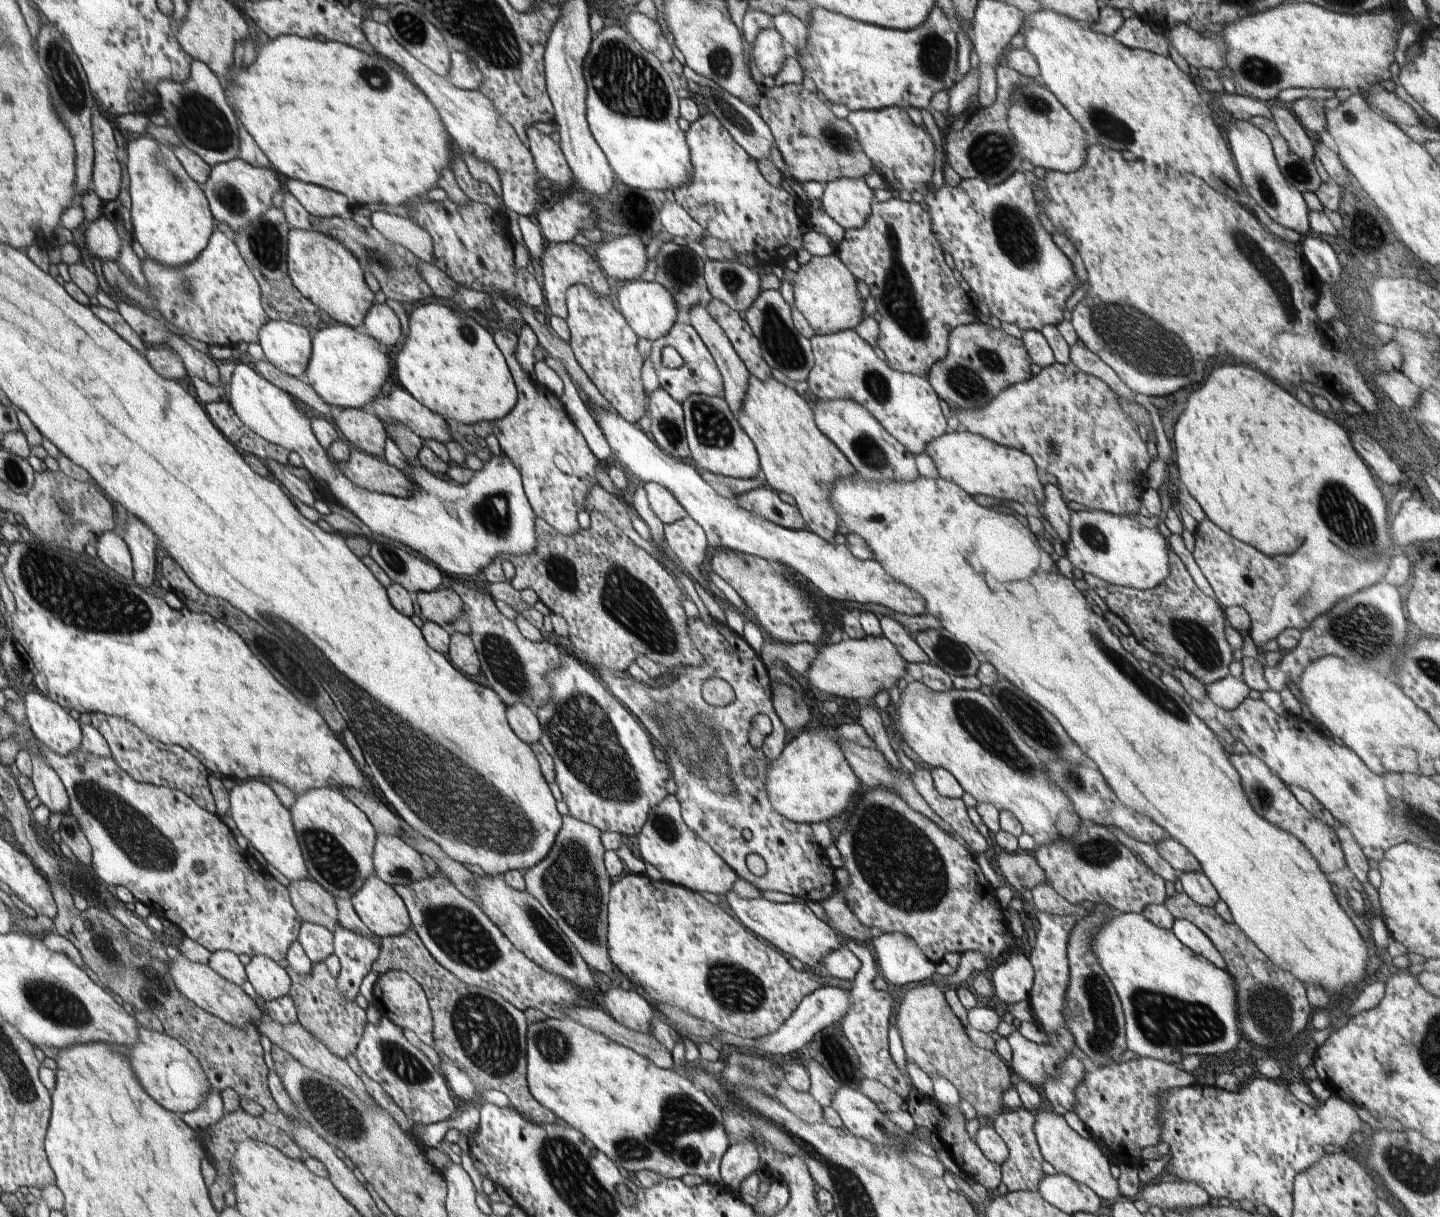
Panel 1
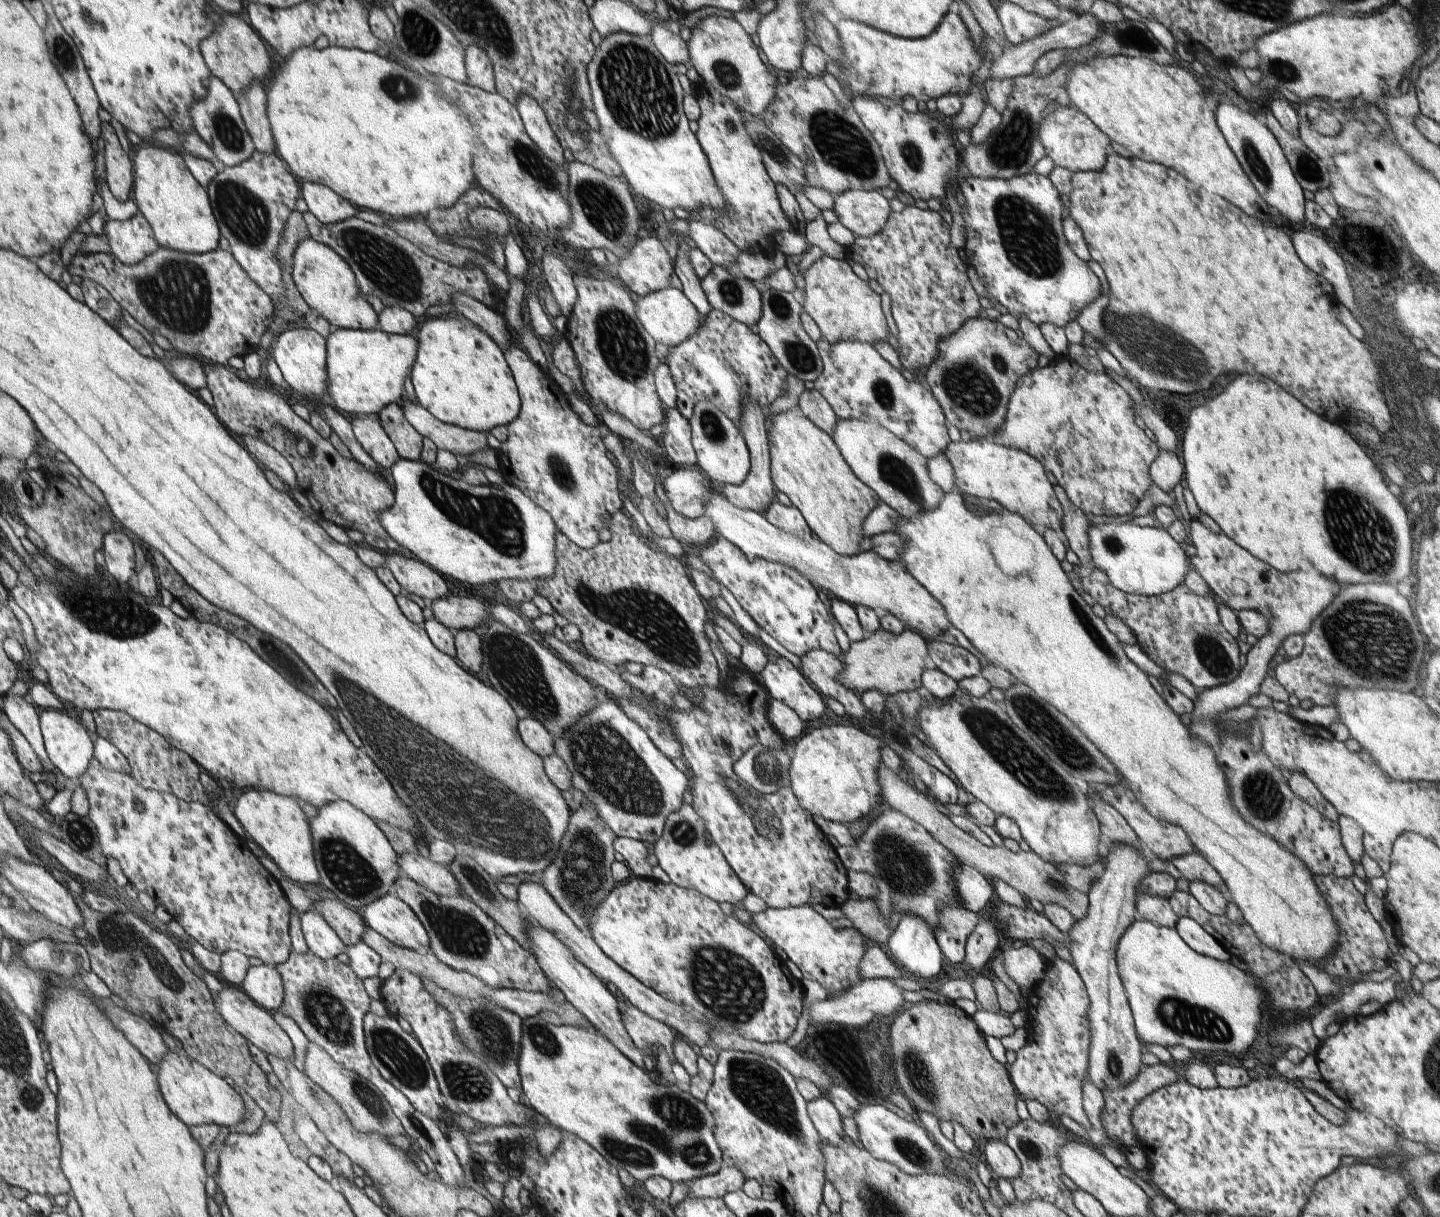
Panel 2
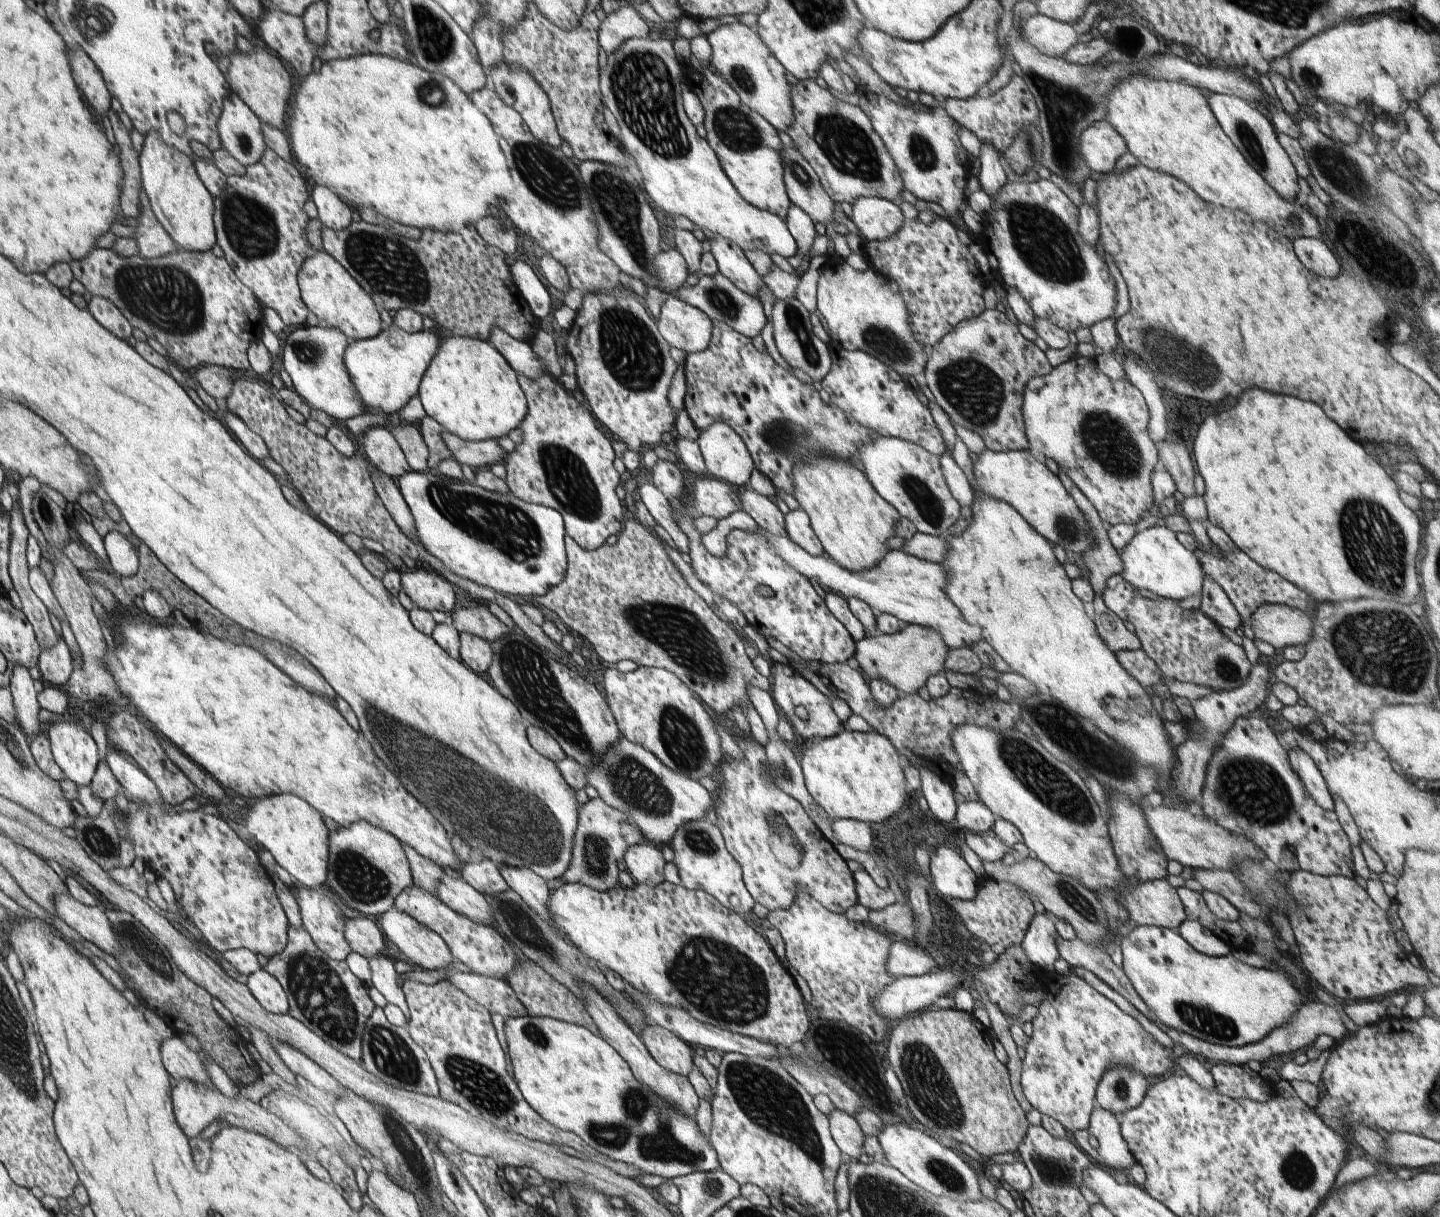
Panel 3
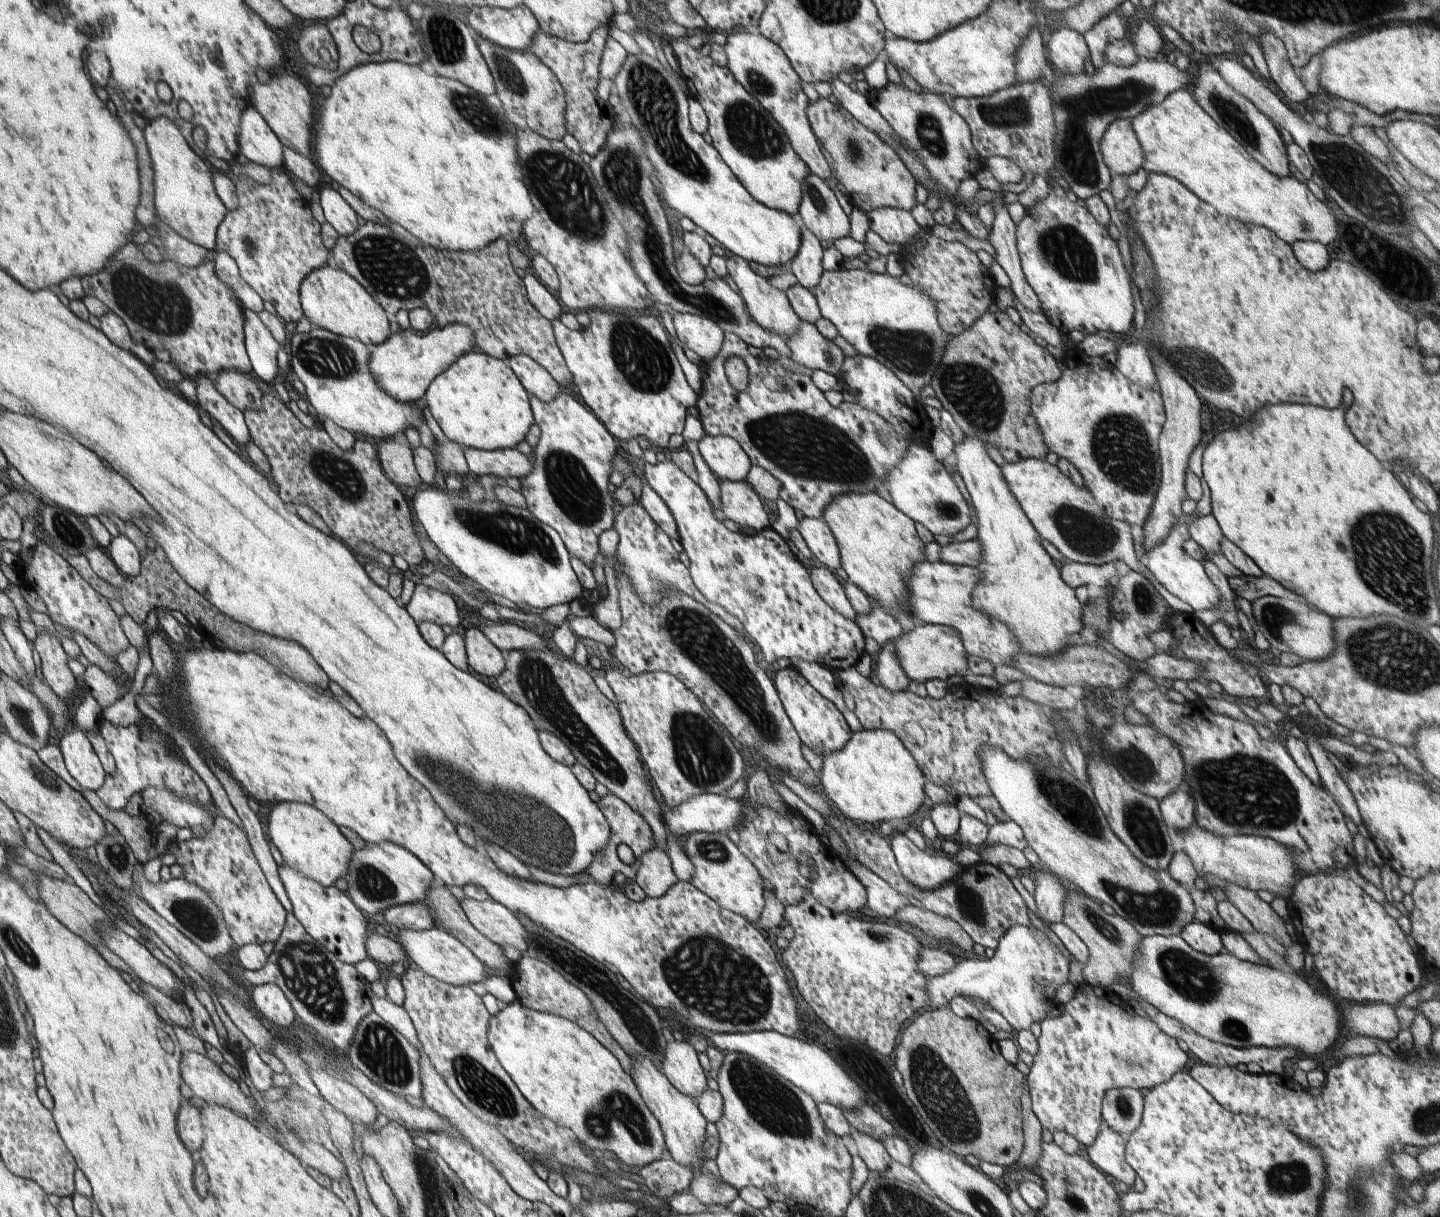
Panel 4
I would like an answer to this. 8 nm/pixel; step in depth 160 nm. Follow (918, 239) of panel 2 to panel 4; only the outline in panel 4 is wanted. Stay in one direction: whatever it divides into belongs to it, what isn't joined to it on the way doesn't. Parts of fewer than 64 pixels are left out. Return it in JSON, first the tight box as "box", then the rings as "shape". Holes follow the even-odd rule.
{"box":[900,235,994,337],"shape":[[[933,235],[928,238],[926,245],[921,250],[908,249],[900,256],[901,263],[904,267],[904,273],[908,274],[910,277],[910,285],[916,288],[922,289],[927,292],[932,300],[935,302],[937,308],[937,317],[939,318],[940,324],[943,329],[947,332],[950,337],[960,334],[967,328],[970,328],[984,313],[990,308],[990,304],[994,301],[992,298],[992,292],[986,288],[984,284],[984,273],[982,270],[986,270],[976,254],[970,252],[968,247],[961,243],[960,241],[945,241]]]}

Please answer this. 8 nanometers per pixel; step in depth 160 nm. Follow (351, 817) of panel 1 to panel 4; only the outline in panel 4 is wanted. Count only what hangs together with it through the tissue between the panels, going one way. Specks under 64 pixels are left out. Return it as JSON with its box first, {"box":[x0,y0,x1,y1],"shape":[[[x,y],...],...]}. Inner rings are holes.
{"box":[342,841,435,917],"shape":[[[386,841],[379,845],[367,844],[367,848],[355,850],[342,884],[360,910],[377,917],[394,905],[424,902],[435,880],[432,870],[415,854]]]}

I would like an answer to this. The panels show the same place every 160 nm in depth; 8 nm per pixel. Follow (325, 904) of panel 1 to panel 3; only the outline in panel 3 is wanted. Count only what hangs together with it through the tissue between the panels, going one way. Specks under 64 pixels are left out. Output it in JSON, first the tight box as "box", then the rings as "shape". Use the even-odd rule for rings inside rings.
{"box":[345,918,387,959],"shape":[[[356,918],[347,923],[345,937],[354,952],[367,959],[387,952],[386,942],[372,918]]]}

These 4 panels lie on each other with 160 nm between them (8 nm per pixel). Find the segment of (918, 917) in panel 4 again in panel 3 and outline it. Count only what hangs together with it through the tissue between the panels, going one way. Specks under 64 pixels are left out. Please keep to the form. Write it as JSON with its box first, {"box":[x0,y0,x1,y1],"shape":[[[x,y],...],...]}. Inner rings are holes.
{"box":[868,901,917,940],"shape":[[[898,901],[877,911],[870,911],[868,922],[886,934],[894,934],[908,940],[914,939],[917,931],[908,901]]]}

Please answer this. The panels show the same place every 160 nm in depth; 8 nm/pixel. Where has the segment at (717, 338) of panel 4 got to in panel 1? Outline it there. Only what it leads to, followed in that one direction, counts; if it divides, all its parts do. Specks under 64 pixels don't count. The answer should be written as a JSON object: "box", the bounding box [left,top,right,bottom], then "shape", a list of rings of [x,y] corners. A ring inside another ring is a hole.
{"box":[618,281,678,341],"shape":[[[630,281],[618,291],[619,310],[628,322],[628,326],[635,330],[638,338],[650,341],[666,336],[668,330],[675,326],[678,317],[676,299],[671,292],[660,283],[645,281]]]}

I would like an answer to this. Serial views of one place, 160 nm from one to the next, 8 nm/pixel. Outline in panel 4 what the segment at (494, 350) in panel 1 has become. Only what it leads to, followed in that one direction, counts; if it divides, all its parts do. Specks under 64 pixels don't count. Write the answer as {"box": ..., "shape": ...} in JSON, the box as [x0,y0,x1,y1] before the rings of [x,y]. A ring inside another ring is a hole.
{"box":[422,350,535,451],"shape":[[[480,350],[466,353],[446,373],[436,377],[422,404],[430,409],[448,440],[483,451],[514,449],[535,421],[530,394],[512,367]]]}

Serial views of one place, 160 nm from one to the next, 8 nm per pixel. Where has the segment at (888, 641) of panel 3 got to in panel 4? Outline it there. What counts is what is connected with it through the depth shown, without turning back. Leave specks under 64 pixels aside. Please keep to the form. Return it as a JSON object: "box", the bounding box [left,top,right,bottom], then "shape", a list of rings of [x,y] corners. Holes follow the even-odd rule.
{"box":[895,623,969,682],"shape":[[[918,623],[913,630],[895,640],[896,652],[904,672],[910,680],[926,682],[930,679],[946,680],[950,676],[969,672],[967,652],[960,633],[952,626]]]}

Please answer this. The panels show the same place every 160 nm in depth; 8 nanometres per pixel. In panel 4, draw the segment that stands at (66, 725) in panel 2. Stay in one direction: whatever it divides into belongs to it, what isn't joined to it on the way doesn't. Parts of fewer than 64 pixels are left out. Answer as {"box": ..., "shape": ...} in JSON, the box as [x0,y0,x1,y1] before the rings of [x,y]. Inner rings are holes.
{"box":[60,727,107,792],"shape":[[[74,727],[60,740],[67,771],[82,789],[96,792],[107,780],[107,771],[85,733]]]}

